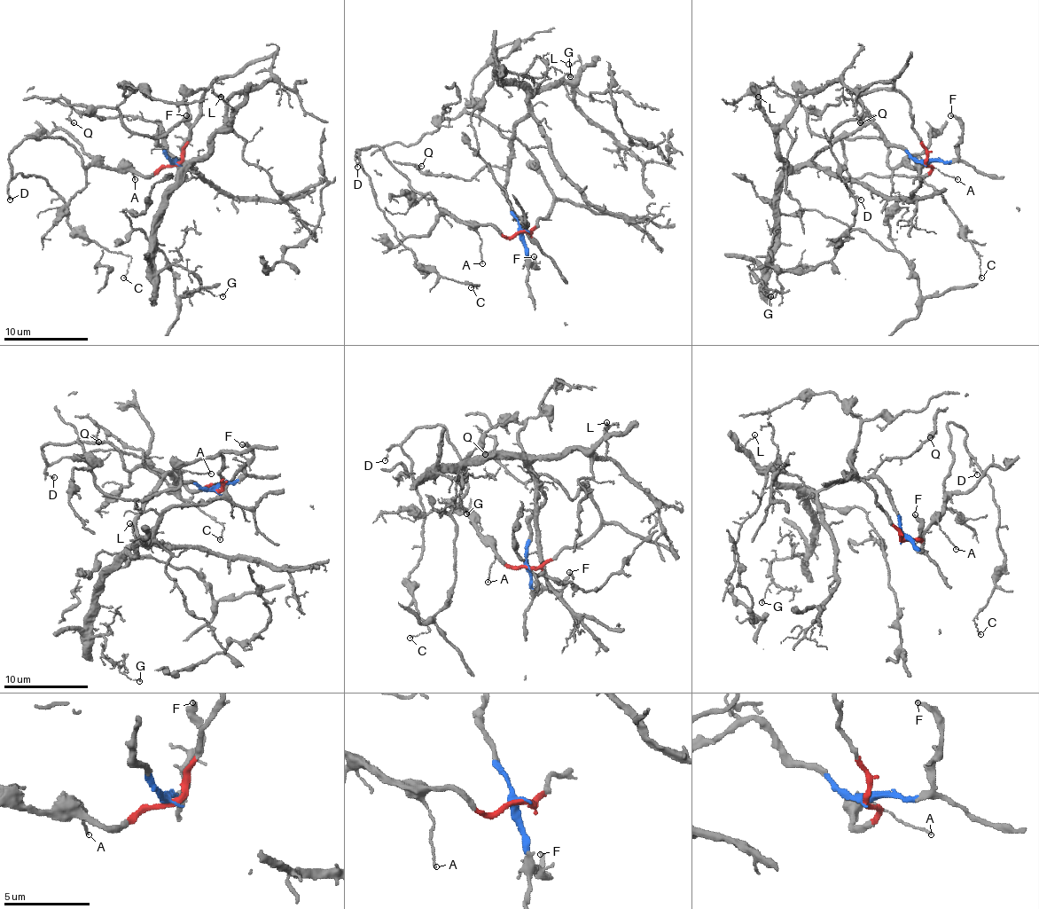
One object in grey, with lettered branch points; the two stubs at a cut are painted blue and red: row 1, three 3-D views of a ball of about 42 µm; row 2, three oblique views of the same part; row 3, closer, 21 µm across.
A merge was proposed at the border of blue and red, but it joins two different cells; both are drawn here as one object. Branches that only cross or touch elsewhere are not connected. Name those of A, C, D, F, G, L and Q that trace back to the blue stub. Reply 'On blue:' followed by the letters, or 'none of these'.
On blue: F, G, L, Q

